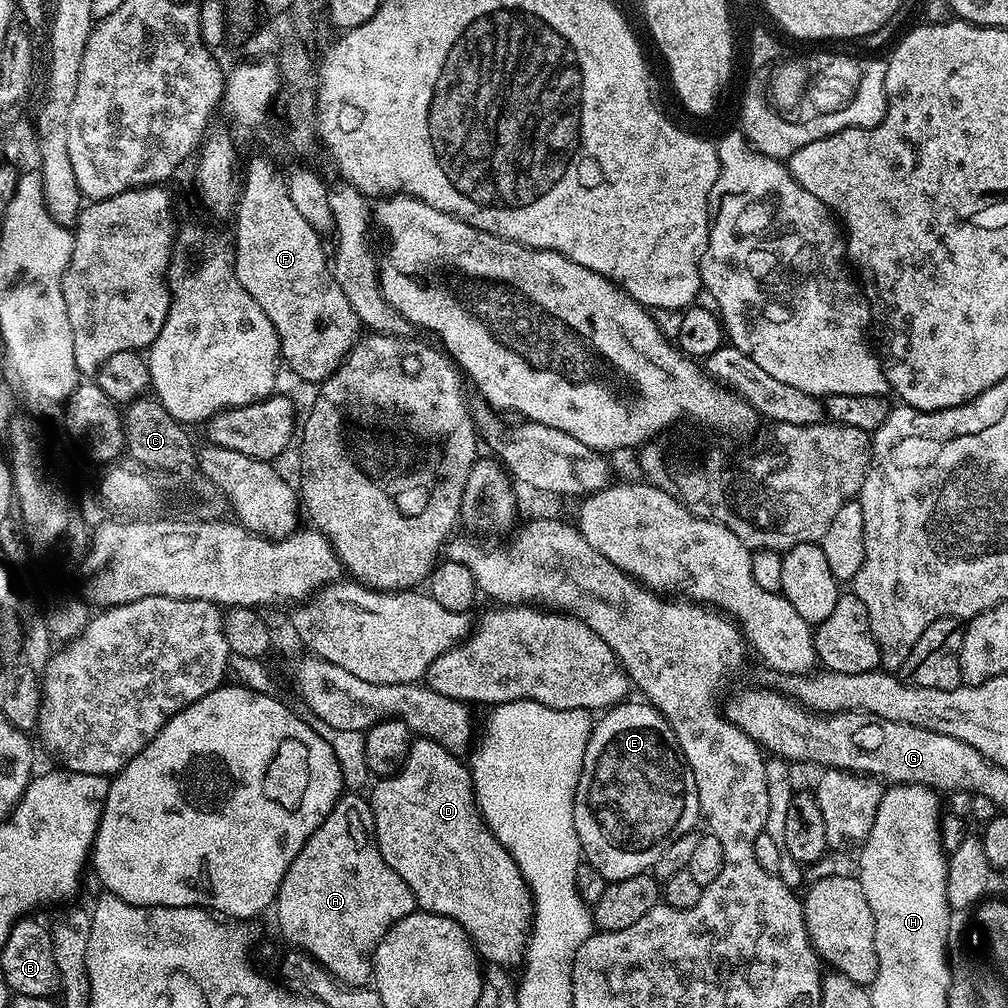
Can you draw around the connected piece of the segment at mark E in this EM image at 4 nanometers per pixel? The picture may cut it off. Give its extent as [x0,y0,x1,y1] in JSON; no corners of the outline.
[574,702,701,882]

